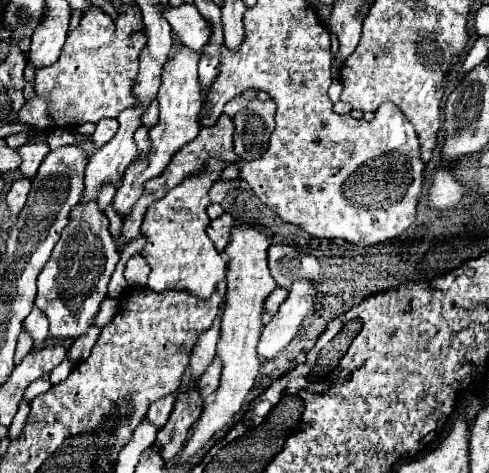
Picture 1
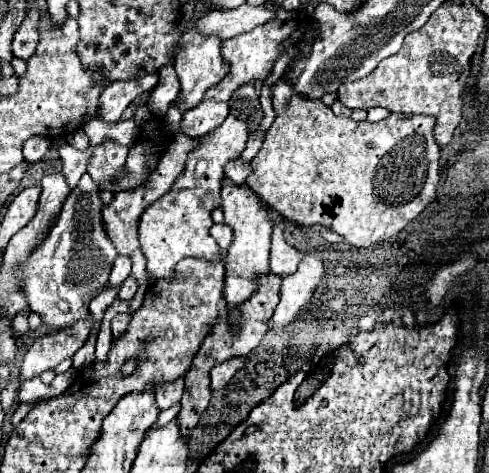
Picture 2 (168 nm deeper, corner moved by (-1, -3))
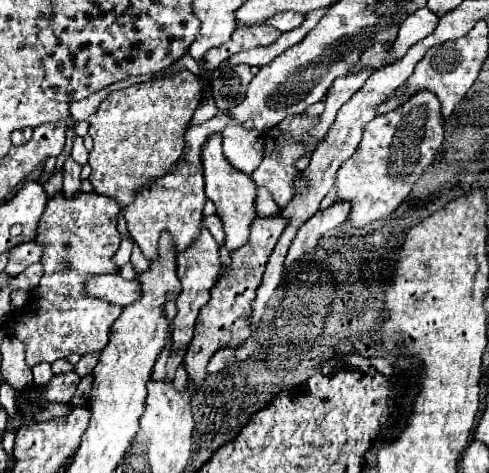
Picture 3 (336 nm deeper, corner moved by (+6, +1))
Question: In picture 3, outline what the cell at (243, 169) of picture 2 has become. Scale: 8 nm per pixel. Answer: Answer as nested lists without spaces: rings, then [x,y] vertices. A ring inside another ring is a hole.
[[[227,126],[223,130],[223,154],[227,162],[245,174],[251,174],[261,164],[261,134],[243,126]]]

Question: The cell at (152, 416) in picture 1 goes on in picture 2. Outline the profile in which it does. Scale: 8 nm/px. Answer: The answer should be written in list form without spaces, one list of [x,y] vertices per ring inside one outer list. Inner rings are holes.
[[[176,378],[174,382],[164,382],[156,386],[156,404],[160,410],[170,408],[172,404],[180,402],[184,390],[184,378]]]

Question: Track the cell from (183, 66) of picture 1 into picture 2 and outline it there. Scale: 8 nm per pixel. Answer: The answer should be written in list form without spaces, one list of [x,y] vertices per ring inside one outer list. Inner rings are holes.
[[[196,20],[188,26],[186,34],[182,36],[182,48],[176,56],[176,62],[174,62],[174,68],[176,68],[176,74],[178,74],[178,80],[180,80],[180,94],[184,98],[184,102],[180,102],[180,110],[188,110],[192,106],[196,106],[204,92],[218,84],[226,74],[228,74],[228,62],[224,62],[222,58],[222,52],[220,52],[220,44],[222,44],[222,38],[216,38],[216,36],[204,36],[200,34],[200,30],[196,30]]]

